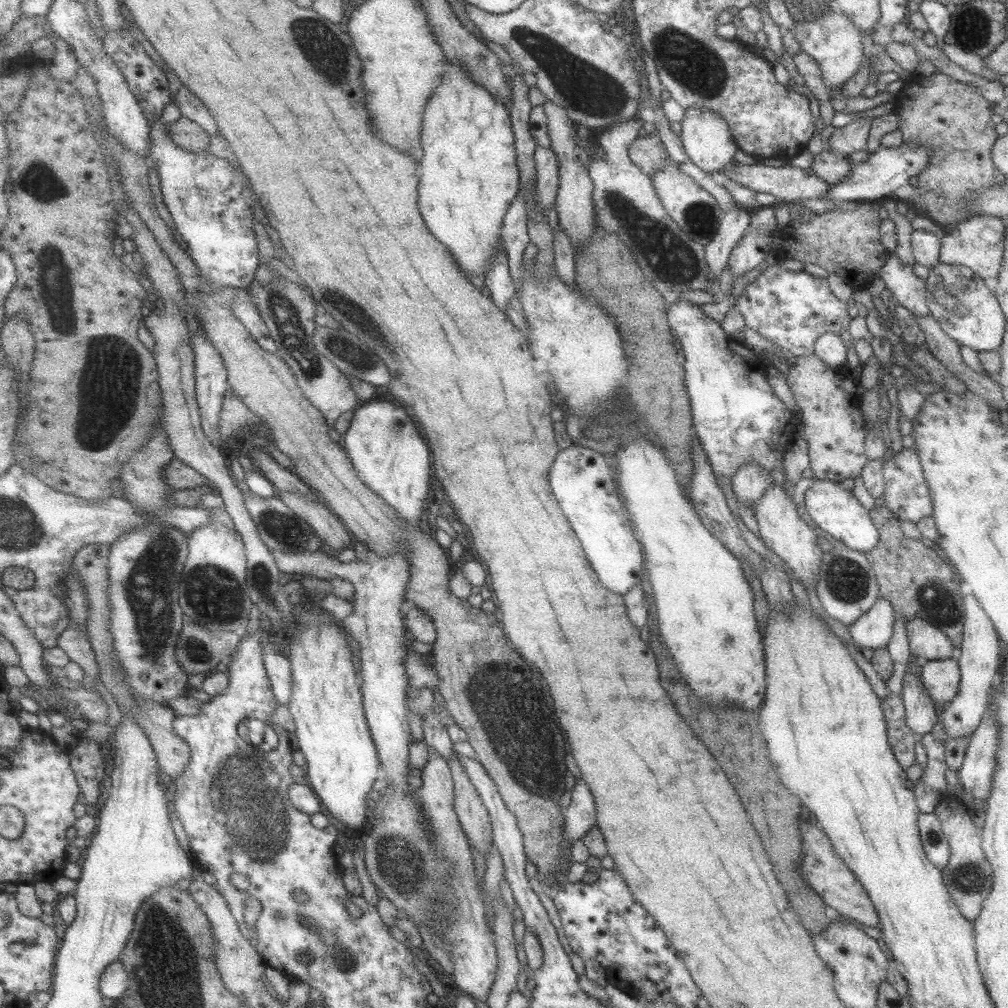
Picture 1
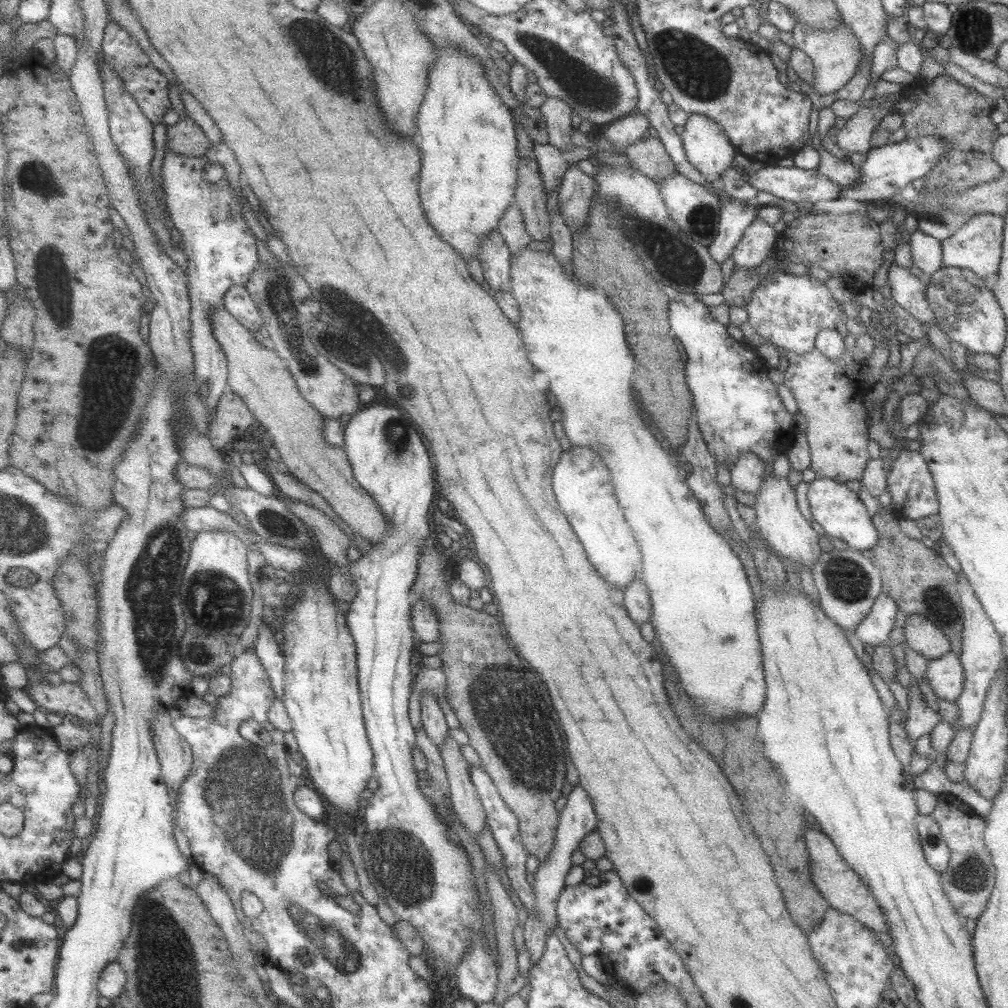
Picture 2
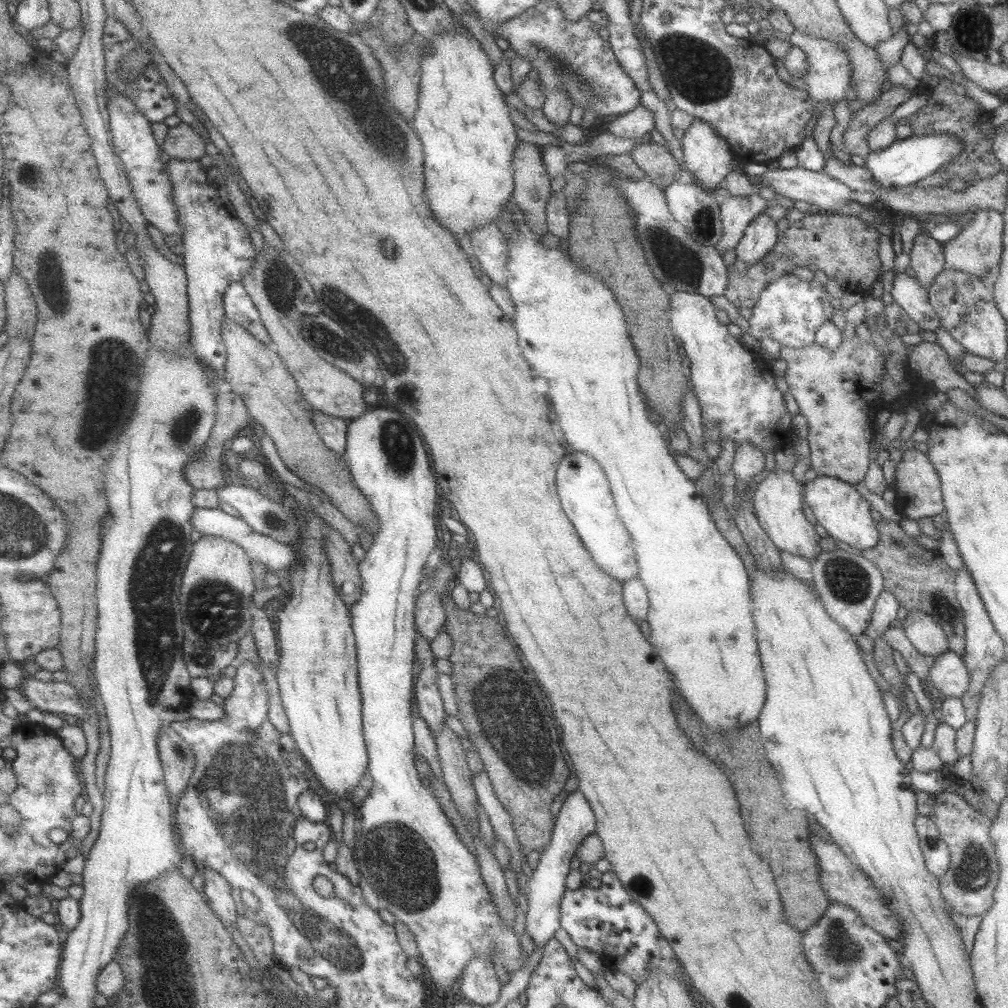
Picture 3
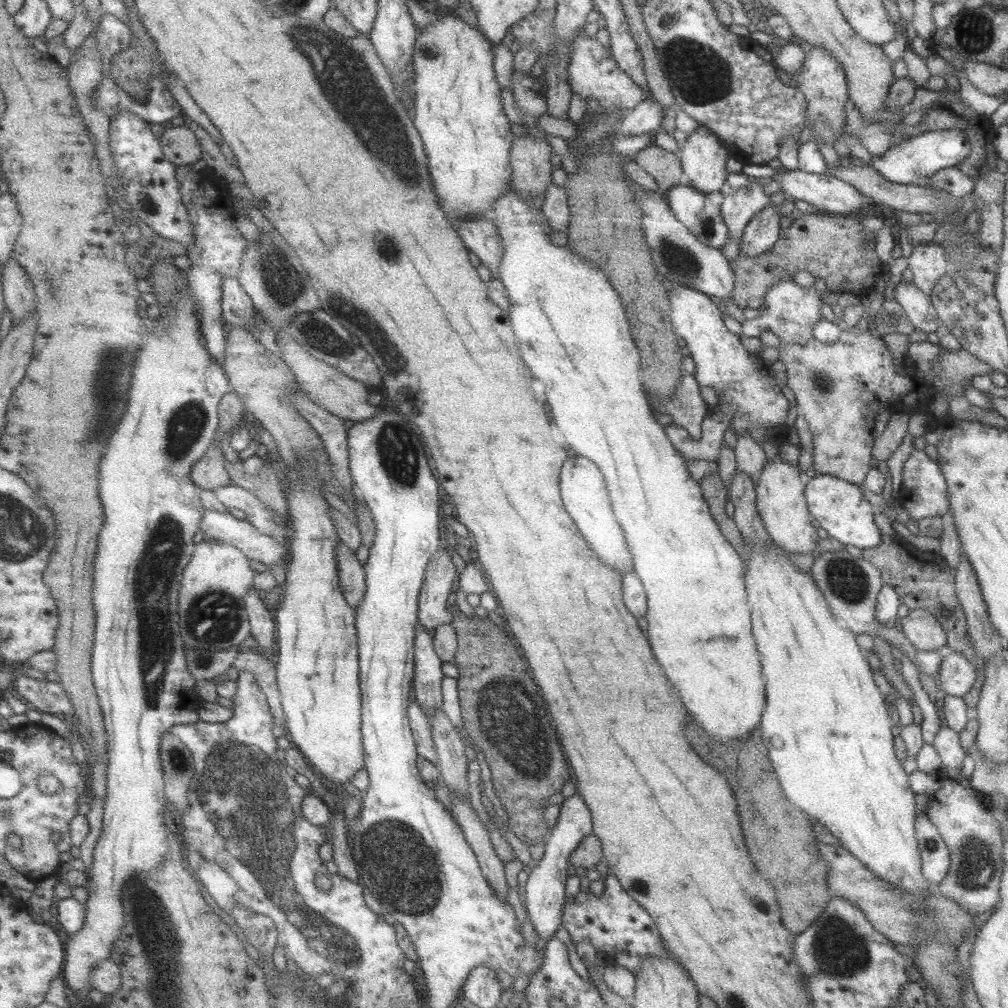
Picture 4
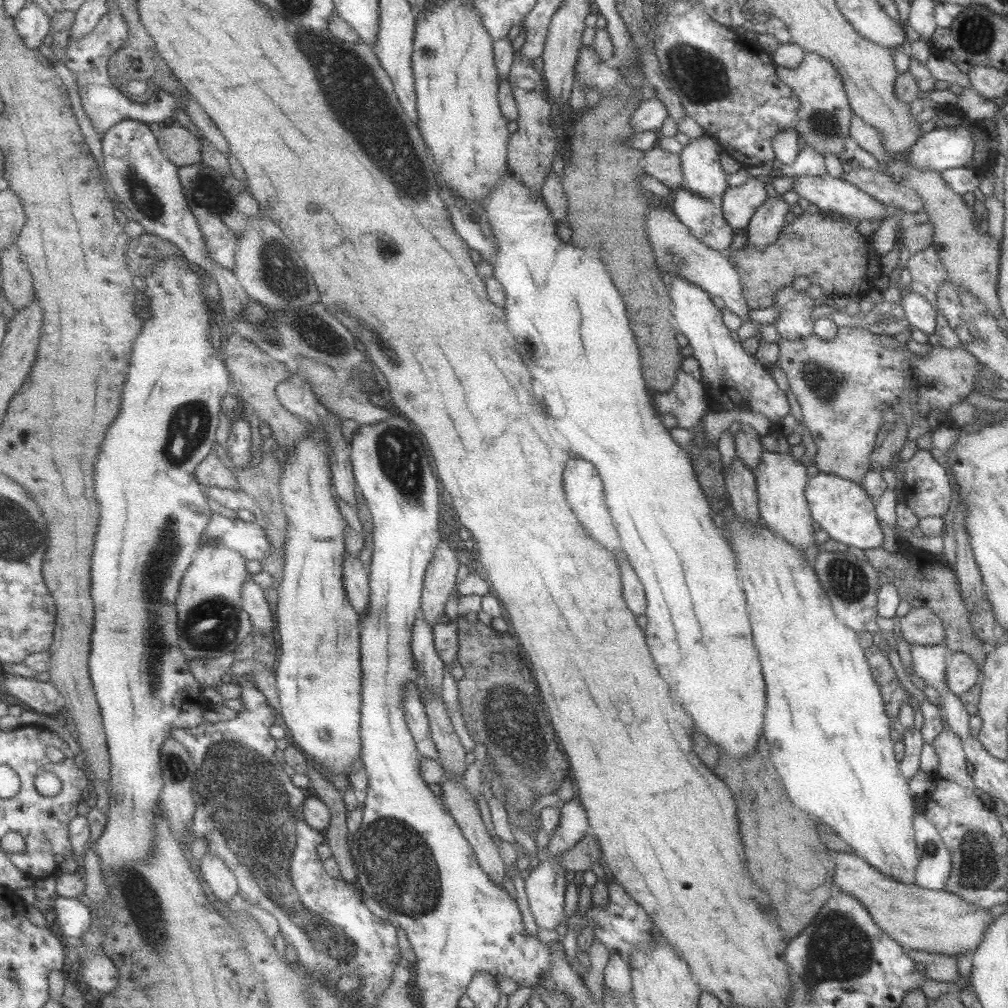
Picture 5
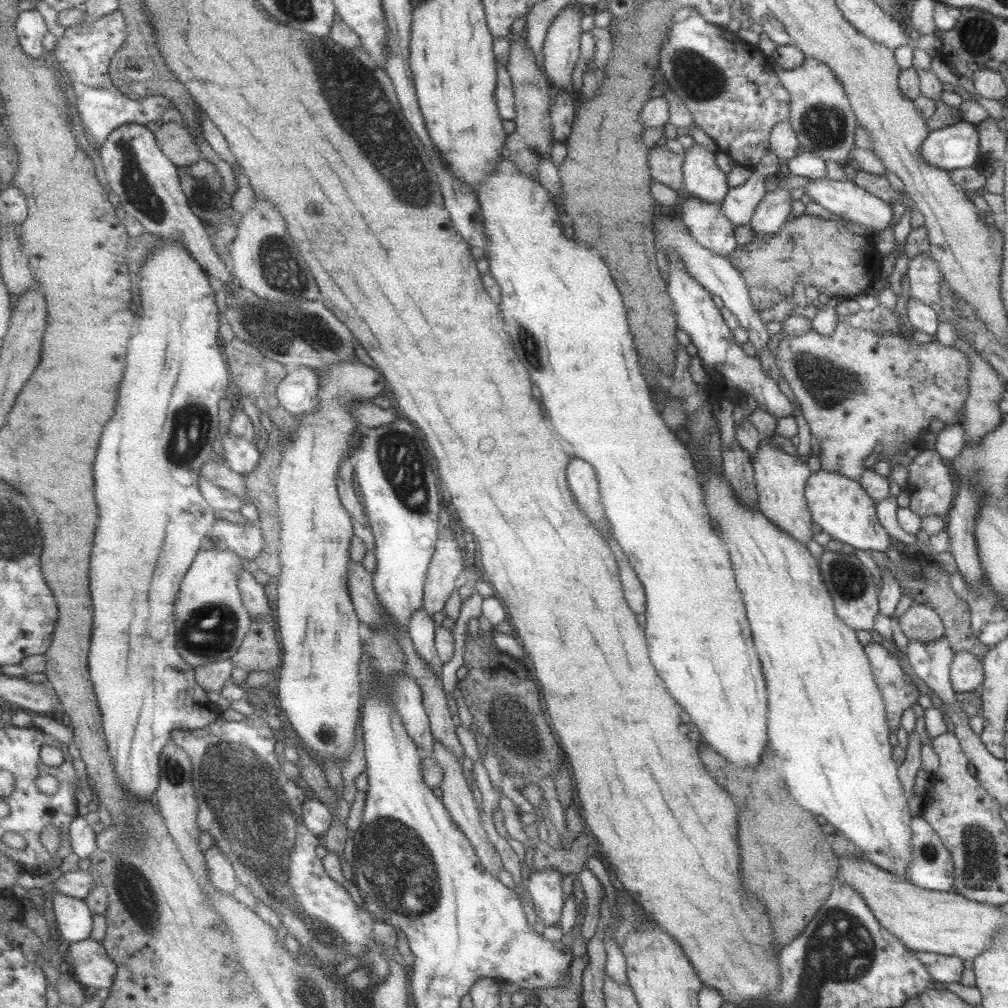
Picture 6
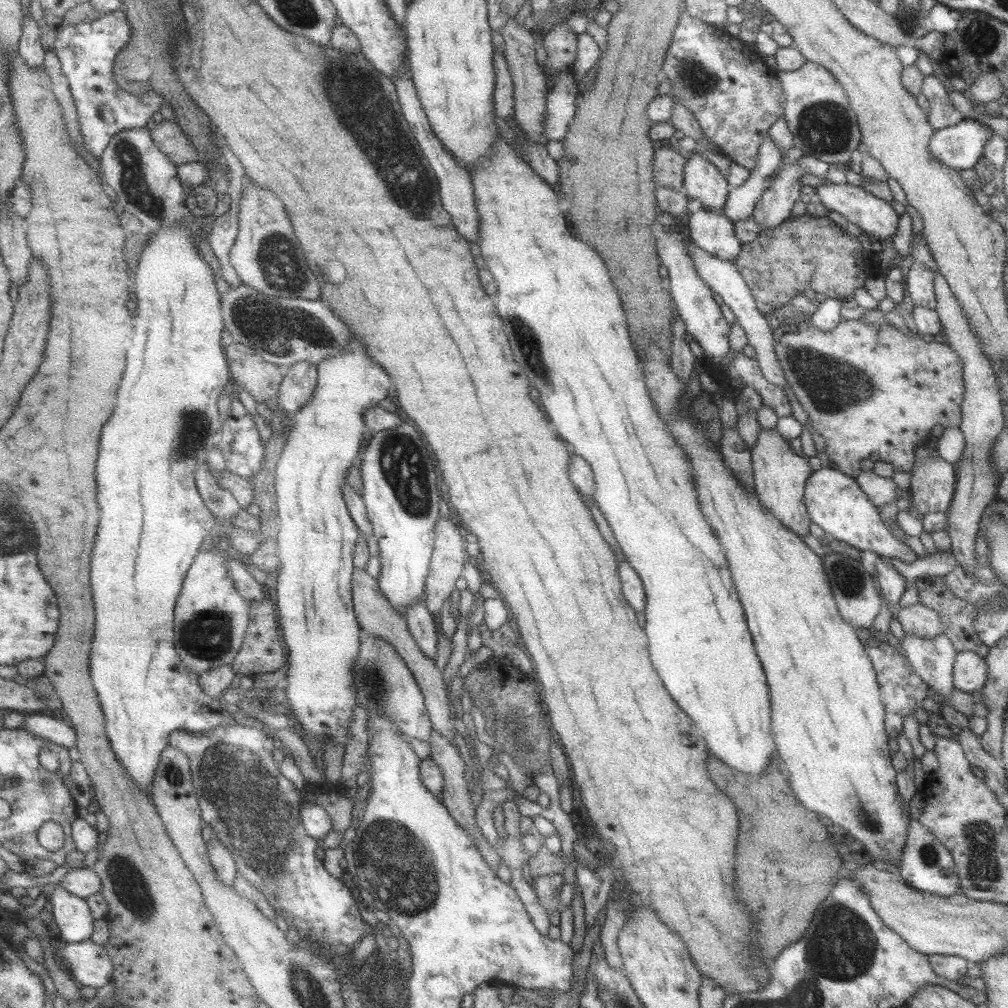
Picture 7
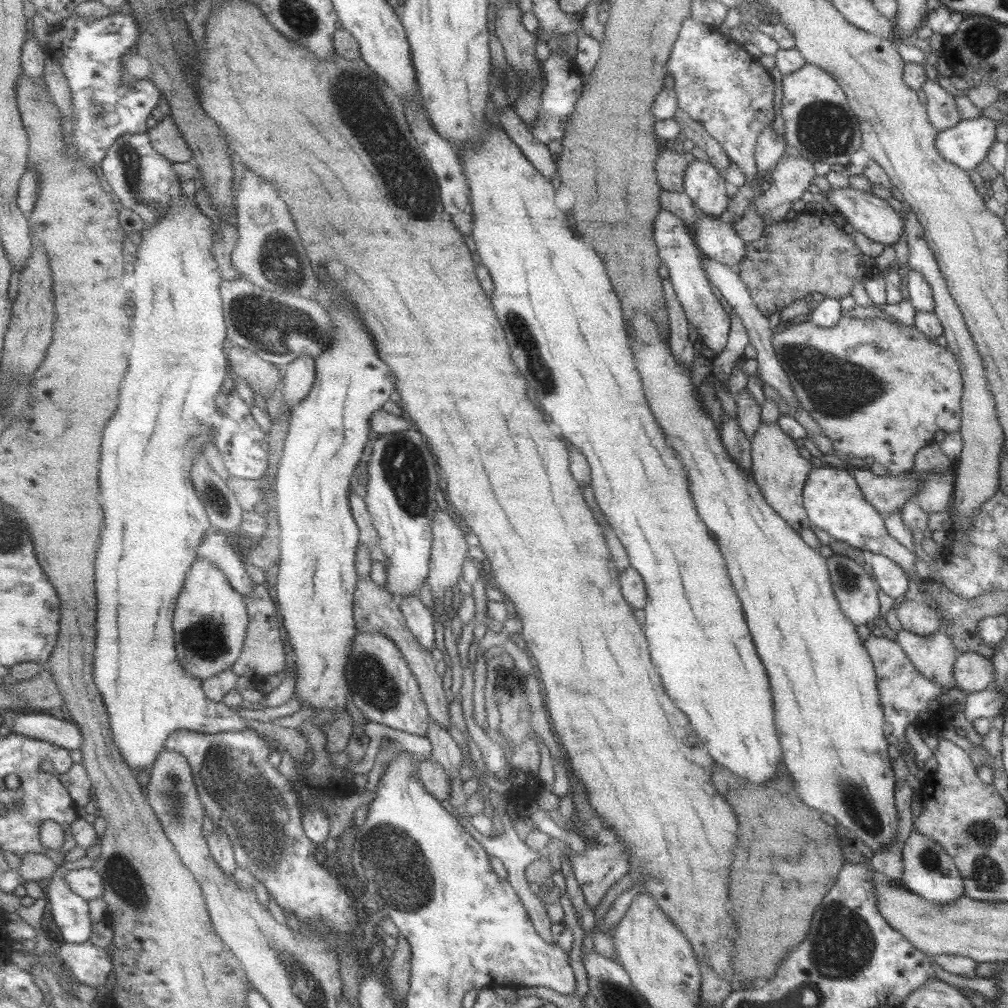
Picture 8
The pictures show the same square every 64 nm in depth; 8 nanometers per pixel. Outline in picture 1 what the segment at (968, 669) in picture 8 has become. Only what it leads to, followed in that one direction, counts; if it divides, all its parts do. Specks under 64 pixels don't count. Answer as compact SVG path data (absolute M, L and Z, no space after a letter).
M957 658L923 661L920 677L928 695L938 705L950 701L956 695L960 679Z

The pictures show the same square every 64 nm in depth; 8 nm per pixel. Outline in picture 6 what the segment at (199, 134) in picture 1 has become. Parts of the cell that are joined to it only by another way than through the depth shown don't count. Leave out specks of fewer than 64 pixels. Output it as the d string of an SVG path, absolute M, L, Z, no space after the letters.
M167 122L159 126L156 137L162 151L179 166L191 166L204 158L193 132L184 125Z

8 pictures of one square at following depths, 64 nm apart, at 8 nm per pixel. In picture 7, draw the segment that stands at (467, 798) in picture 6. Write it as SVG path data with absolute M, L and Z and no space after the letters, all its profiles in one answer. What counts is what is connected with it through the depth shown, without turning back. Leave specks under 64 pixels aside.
M434 728L431 732L430 744L432 745L432 759L436 760L436 763L440 765L441 770L444 772L445 786L442 799L445 806L449 809L449 812L456 817L460 825L476 840L476 843L479 844L480 851L484 853L484 859L496 869L499 864L502 864L504 858L501 857L500 854L497 854L497 850L493 848L485 834L481 832L477 818L477 810L475 809L476 806L473 804L469 783L467 783L467 778L465 778L465 776L467 776L467 774L465 774L465 768L467 768L465 760L461 758L457 746L453 745L447 737L441 735L441 732L437 732Z

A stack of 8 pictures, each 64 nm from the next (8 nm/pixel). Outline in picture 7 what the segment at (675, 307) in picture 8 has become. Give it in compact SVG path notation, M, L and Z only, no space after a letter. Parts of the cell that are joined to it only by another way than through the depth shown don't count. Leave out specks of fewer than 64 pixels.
M673 308L674 318L672 321L672 341L670 344L670 362L673 374L682 382L682 388L687 388L689 375L692 373L693 360L695 359L689 351L688 343L683 339L686 330L683 321Z

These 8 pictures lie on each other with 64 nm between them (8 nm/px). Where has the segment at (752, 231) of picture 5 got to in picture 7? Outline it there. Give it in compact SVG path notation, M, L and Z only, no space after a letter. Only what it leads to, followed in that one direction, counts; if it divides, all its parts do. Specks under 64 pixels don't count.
M796 162L781 163L779 167L783 169L771 181L771 186L764 189L752 212L753 220L761 231L777 228L782 221L788 220L793 202L799 200L802 185L797 180L806 172Z

